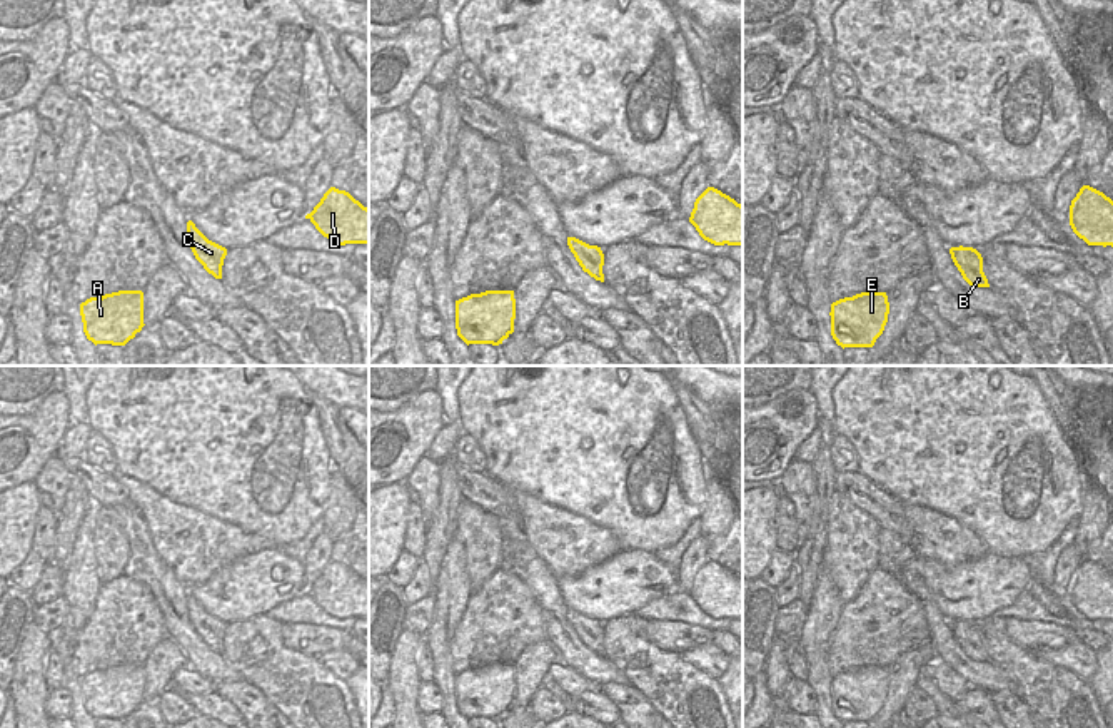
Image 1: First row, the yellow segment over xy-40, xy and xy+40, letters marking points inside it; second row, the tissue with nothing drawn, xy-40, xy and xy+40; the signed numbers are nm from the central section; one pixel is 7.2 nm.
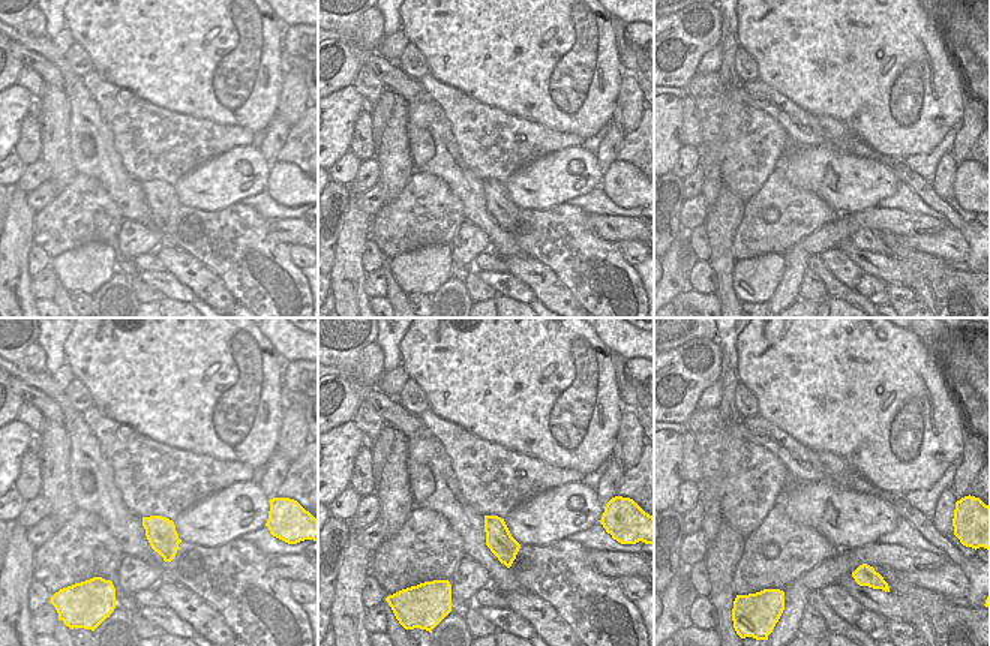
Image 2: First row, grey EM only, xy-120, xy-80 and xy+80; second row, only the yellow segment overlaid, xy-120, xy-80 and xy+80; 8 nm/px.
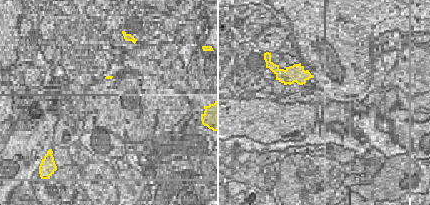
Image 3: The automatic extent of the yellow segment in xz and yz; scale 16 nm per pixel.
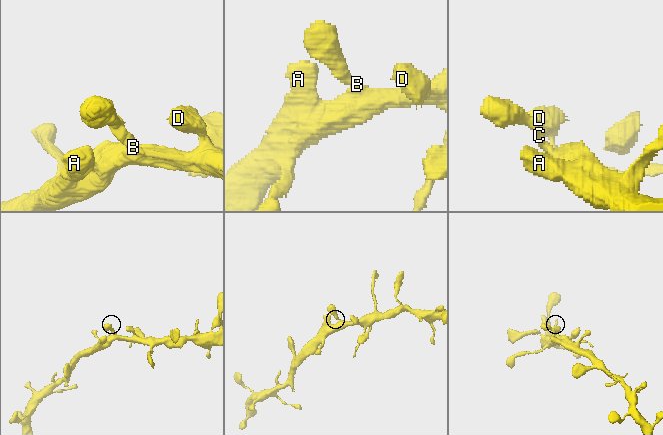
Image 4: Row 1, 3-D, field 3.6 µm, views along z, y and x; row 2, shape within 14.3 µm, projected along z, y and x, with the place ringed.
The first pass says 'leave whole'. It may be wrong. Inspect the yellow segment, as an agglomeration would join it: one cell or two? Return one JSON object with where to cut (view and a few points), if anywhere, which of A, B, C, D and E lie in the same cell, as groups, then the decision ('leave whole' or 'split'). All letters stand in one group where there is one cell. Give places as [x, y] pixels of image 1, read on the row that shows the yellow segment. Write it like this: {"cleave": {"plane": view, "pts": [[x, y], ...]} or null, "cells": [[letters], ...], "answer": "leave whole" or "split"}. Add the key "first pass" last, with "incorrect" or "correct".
{"cleave": null, "cells": [["A", "B", "C", "D", "E"]], "answer": "leave whole", "first pass": "correct"}

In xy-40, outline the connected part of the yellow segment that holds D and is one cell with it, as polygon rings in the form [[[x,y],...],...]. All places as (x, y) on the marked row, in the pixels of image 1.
[[[330,187],[305,219],[332,244],[369,245],[369,209],[345,190]]]

